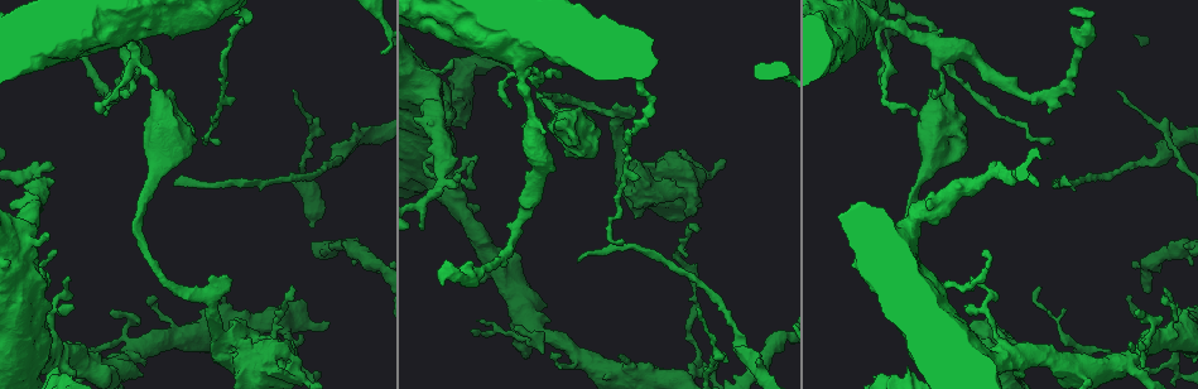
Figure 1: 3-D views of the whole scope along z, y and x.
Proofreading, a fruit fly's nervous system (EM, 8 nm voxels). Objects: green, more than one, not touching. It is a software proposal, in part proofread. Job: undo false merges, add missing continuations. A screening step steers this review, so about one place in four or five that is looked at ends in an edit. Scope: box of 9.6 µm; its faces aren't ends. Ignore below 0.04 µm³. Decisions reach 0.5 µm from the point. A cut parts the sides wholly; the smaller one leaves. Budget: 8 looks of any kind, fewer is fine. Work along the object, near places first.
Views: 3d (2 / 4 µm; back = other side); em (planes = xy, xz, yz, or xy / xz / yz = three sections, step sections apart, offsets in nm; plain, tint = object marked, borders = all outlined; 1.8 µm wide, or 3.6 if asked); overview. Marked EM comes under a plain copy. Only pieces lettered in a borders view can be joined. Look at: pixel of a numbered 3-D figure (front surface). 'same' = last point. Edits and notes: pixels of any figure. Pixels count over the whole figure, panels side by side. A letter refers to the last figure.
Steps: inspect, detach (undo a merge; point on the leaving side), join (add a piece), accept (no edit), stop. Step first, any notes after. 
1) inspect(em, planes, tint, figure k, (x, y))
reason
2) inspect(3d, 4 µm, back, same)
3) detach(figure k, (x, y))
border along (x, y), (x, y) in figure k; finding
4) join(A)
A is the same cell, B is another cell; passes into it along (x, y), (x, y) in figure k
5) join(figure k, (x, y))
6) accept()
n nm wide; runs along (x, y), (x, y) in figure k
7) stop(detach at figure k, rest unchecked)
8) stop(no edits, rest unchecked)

inspect(em, 3.6 µm, xy, step 16, borders, figure 1, (699, 364))

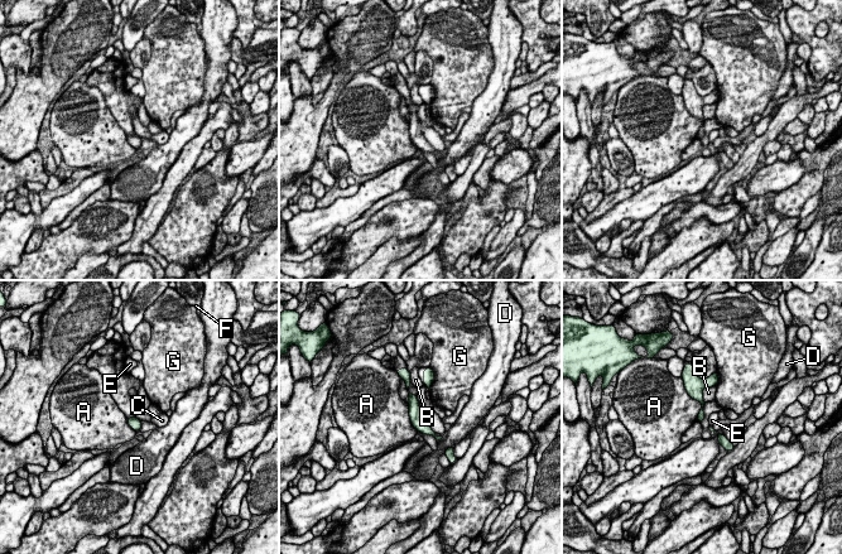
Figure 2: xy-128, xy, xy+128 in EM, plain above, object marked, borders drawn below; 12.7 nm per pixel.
accept()
A touches over 500 nm; A, B, C, D, E, F and G are other cells; one neuron here

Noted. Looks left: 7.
inspect(em, planes, borders, figure 1, (176, 184))
branch stops here

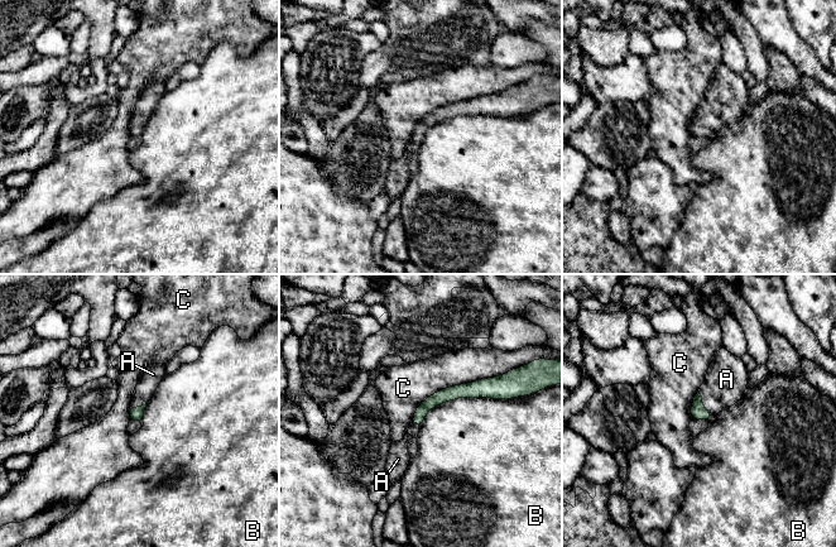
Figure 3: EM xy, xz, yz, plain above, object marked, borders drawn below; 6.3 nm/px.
join(figure 3, (726, 379))
C touches over 650 nm; A is the same cell, B and C are other cells; passes into it along (697, 411), (701, 403), (726, 379) in figure 3; it goes on there

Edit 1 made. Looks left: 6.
inspect(overview)

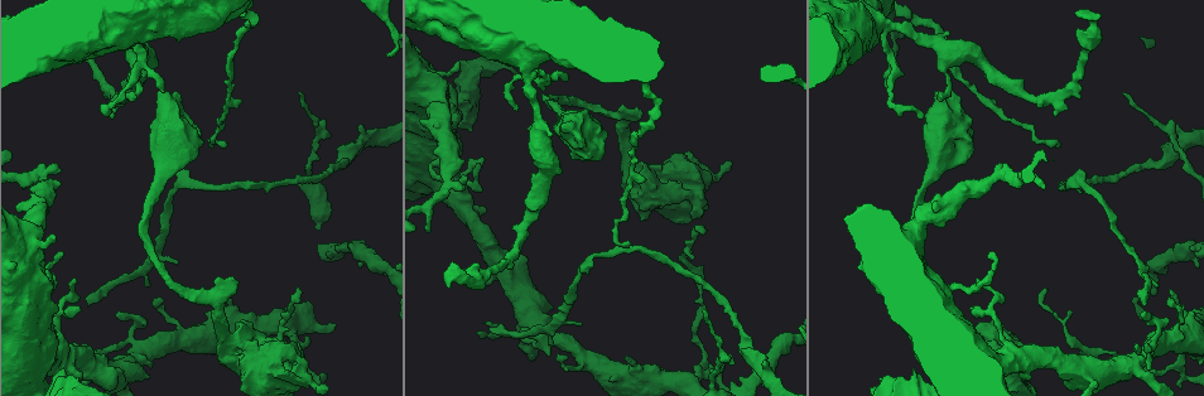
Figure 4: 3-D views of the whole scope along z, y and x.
inspect(3d, 2 µm, back, figure 4, (525, 86))
thick turns thin

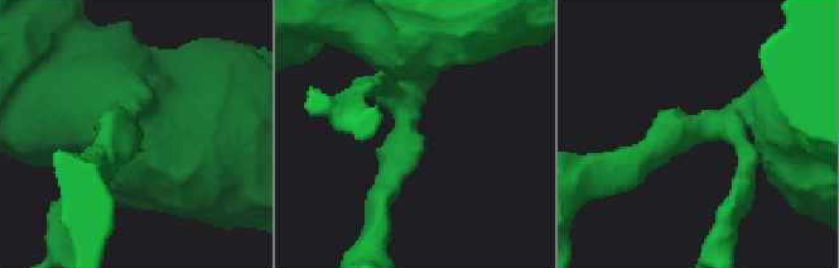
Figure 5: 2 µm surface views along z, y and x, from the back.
inspect(em, xz, step 16, borders, figure 5, (122, 126))
arms of 200, 750 nm; need the tissue

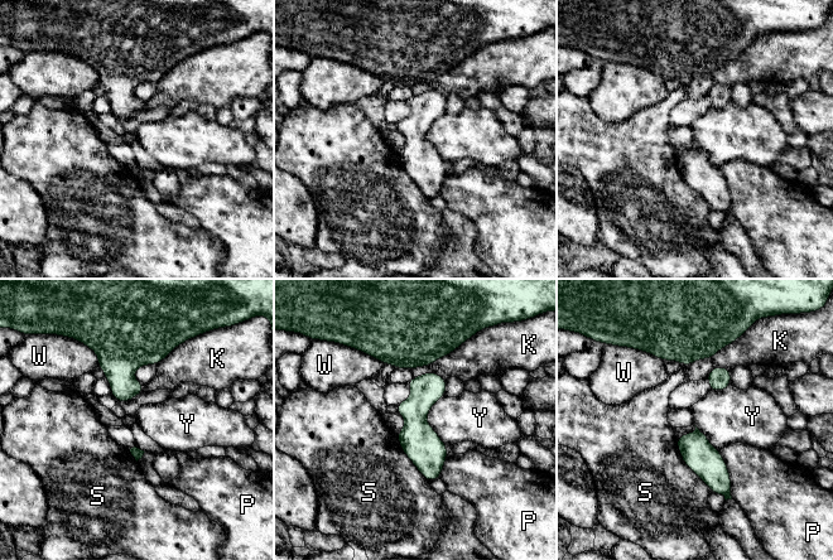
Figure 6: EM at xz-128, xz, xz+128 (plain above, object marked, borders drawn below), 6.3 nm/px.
accept()
K, P, S, W and Y are other cells; border along (443, 395), (427, 423), (447, 447) in figure 6; all the same neuron

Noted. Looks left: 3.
inspect(3d, 4 µm, back, figure 4, (440, 75))
thick turns thin

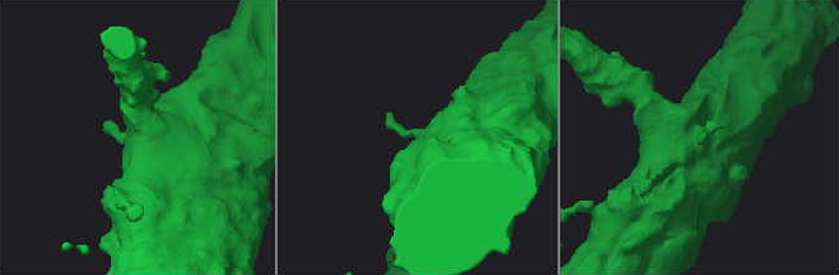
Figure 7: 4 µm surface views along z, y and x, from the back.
inspect(em, 3.6 µm, planes, borders, figure 7, (422, 132))
need the tissue

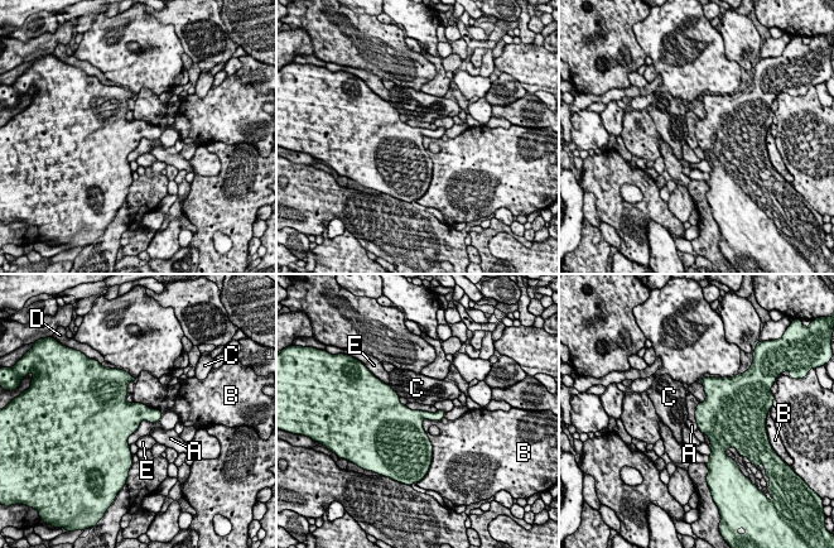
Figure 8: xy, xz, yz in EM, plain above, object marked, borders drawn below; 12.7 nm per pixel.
accept()
A, B, C, D and E are other cells; border along (443, 417), (423, 421), (433, 456) in figure 8; continuous, no second neuron

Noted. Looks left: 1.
stop(join at figure 3, rest unchecked)

